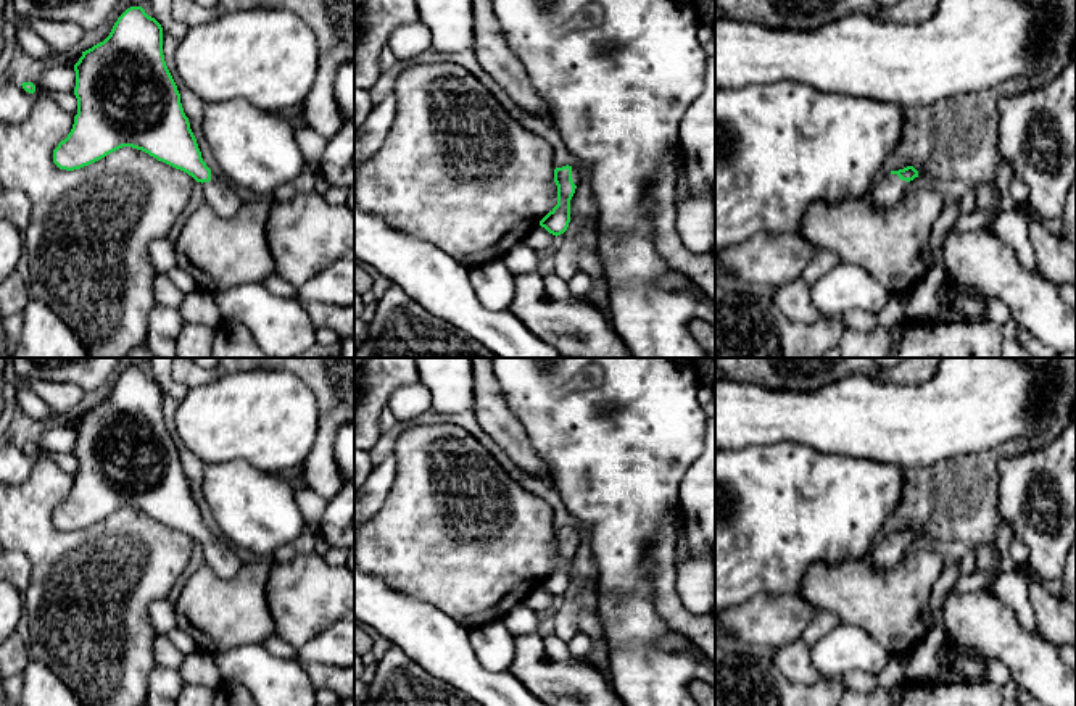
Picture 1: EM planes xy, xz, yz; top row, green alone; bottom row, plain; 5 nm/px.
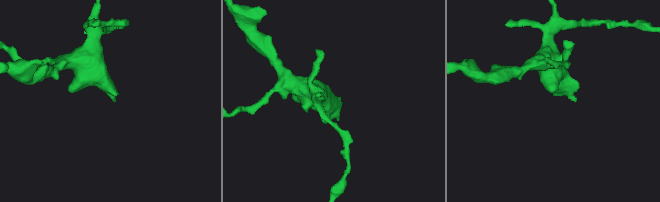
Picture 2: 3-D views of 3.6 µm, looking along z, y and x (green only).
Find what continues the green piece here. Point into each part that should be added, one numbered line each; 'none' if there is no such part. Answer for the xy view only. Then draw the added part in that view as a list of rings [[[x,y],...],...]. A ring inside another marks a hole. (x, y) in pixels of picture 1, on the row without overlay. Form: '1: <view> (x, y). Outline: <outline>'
1: xy (223, 558). Outline: [[[211,534],[211,542],[203,543],[201,546],[206,564],[222,579],[235,575],[246,561],[234,546],[216,534]]]

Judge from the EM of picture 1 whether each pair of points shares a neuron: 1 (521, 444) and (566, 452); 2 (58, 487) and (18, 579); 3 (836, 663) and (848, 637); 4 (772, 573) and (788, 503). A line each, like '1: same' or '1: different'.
1: different
2: different
3: same
4: same

